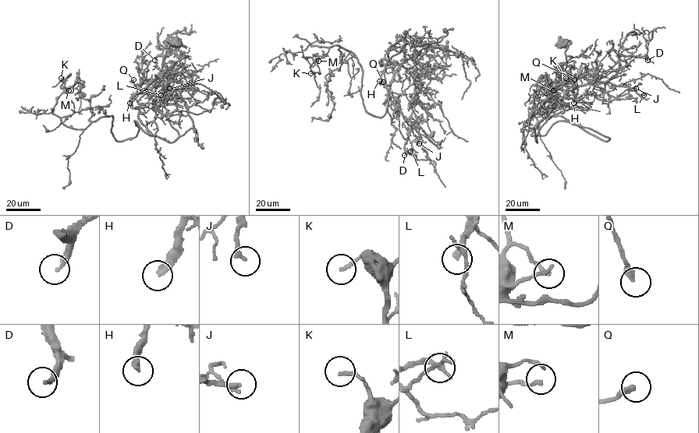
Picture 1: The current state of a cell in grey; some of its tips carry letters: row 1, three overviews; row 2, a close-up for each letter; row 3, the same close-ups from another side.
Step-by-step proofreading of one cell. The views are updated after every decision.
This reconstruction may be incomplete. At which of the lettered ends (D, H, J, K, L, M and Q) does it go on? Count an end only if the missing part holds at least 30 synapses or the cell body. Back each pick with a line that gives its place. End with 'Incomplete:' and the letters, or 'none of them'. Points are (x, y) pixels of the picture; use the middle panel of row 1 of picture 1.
D: place (404, 155)
H: place (379, 81)
L: place (410, 151)
Incomplete: D, H, L

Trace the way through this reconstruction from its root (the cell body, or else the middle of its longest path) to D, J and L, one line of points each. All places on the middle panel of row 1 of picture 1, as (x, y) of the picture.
D: (426, 68), (413, 79), (434, 72), (413, 76), (418, 91), (411, 105), (420, 121), (404, 155)
J: (426, 68), (413, 79), (420, 79), (434, 72), (399, 66), (390, 84), (391, 103), (418, 132), (419, 143)
L: (426, 68), (413, 79), (420, 79), (434, 72), (399, 66), (390, 84), (391, 103), (419, 134), (410, 151)

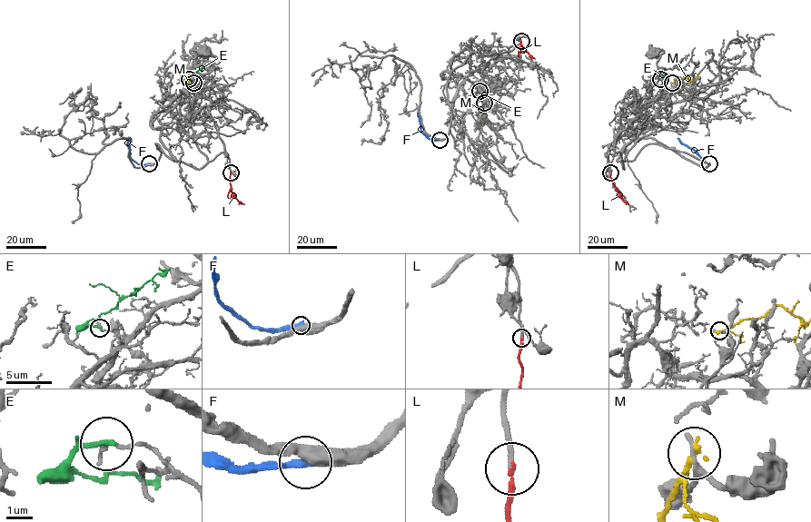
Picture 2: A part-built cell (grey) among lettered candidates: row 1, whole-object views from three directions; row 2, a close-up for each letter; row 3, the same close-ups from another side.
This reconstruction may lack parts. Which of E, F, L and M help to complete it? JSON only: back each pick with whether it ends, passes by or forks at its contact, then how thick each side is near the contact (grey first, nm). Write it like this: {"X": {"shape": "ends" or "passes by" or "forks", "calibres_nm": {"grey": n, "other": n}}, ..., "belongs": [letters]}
{"L": {"shape": "ends", "calibres_nm": {"grey": 200, "other": 220}}, "belongs": ["L"]}

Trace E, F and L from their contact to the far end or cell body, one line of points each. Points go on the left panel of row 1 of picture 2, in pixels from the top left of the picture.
E: (189, 79), (186, 78), (204, 66)
F: (149, 163), (138, 164), (131, 158), (128, 138)
L: (231, 172), (231, 191), (244, 204)

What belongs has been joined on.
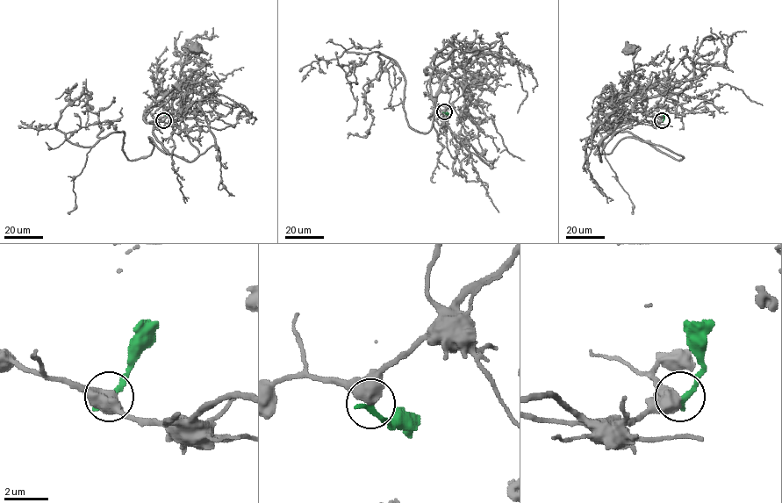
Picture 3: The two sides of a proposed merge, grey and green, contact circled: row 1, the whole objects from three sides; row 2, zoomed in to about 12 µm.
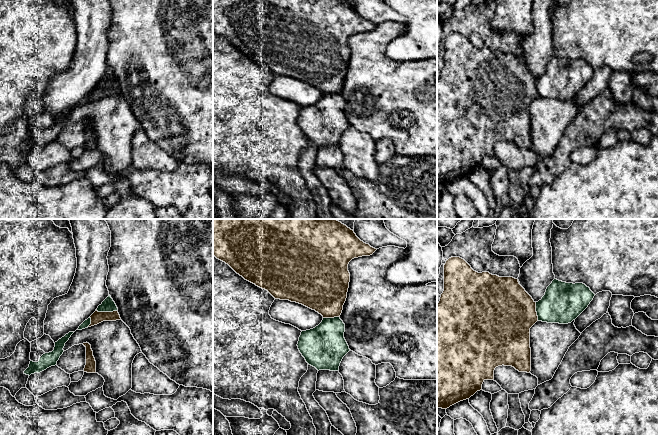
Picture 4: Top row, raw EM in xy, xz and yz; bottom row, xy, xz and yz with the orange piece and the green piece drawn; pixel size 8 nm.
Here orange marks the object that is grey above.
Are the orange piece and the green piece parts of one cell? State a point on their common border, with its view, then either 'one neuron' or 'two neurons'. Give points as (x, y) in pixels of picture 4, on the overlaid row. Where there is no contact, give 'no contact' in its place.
xy (106, 312) | two neurons

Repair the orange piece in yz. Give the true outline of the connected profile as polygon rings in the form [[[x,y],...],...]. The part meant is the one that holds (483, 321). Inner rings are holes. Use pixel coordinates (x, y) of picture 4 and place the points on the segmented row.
[[[460,257],[449,258],[444,265],[444,291],[437,304],[437,408],[447,409],[450,406],[469,399],[482,390],[485,380],[494,380],[494,370],[498,366],[512,366],[519,372],[531,371],[530,328],[538,321],[536,302],[513,277],[499,277],[489,272],[478,273]]]

